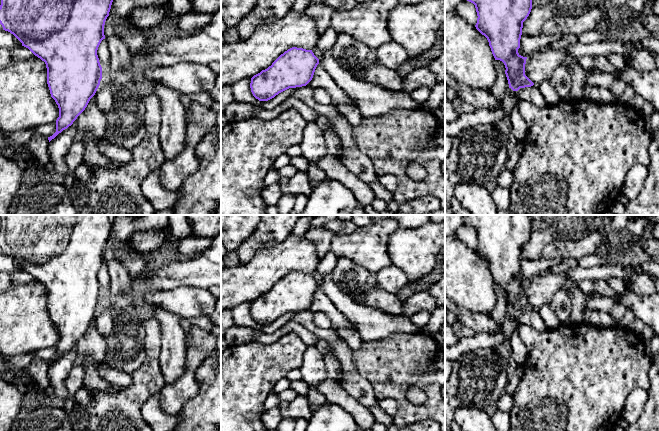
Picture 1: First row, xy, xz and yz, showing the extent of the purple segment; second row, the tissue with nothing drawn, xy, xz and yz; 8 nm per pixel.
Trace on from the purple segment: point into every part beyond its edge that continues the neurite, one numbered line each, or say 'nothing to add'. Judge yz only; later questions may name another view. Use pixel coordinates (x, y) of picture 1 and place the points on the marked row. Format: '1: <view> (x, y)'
nothing to add

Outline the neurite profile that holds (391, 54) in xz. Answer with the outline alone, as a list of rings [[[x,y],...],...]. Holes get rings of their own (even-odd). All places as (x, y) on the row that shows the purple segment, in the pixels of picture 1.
[[[392,40],[377,49],[377,61],[392,70],[408,58],[404,47]]]

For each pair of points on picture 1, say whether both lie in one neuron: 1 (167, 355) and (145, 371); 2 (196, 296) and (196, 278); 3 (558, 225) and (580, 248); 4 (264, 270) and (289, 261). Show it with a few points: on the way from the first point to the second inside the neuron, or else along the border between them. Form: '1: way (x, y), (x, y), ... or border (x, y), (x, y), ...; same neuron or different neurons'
1: border (160, 338), (159, 366), (164, 384); different neurons
2: border (208, 288), (178, 286), (173, 289); different neurons
3: border (593, 231), (579, 239), (556, 239), (548, 244); different neurons
4: way (270, 267), (276, 261), (283, 261); same neuron

